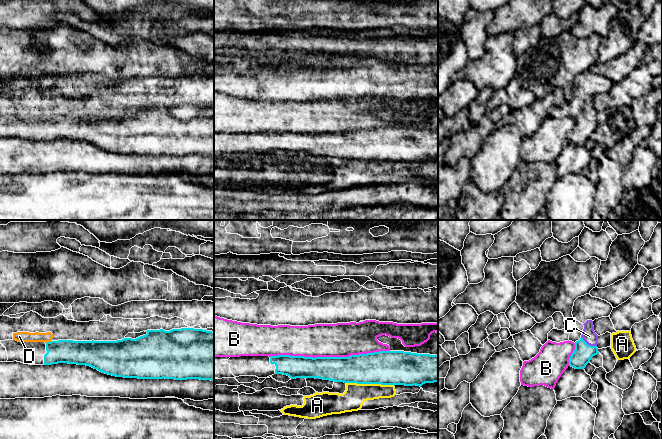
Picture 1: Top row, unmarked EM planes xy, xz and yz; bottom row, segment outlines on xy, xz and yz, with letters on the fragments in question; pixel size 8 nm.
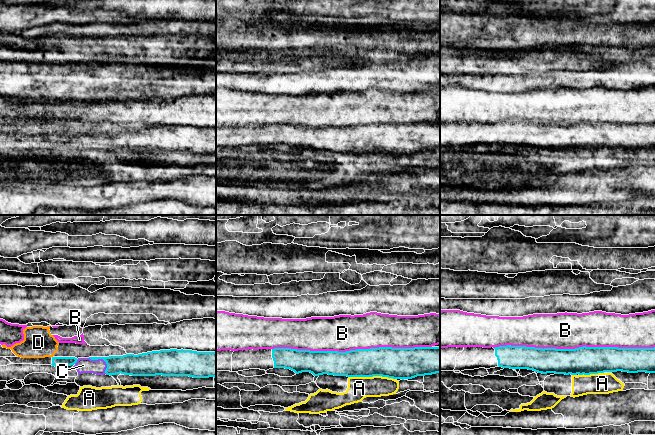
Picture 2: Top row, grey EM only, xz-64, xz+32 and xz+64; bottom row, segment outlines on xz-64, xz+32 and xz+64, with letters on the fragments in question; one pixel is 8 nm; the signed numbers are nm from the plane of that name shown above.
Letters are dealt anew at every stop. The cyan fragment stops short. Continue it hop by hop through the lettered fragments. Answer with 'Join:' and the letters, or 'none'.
Join: C

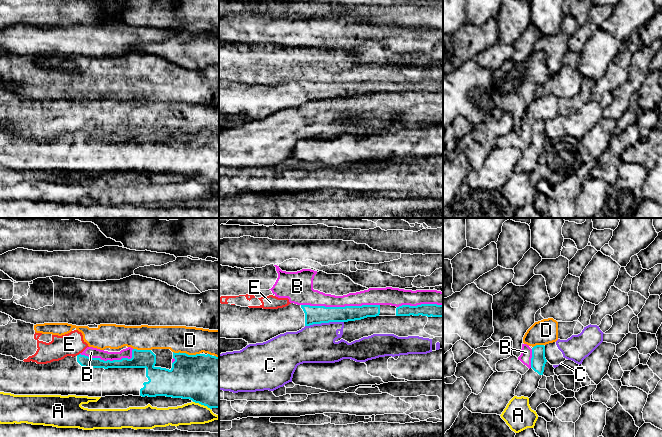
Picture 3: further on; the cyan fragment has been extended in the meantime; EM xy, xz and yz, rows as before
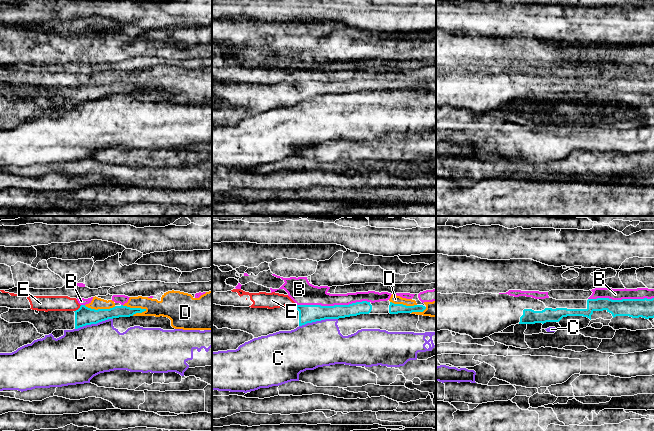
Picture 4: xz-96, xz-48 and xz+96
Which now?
Join: none

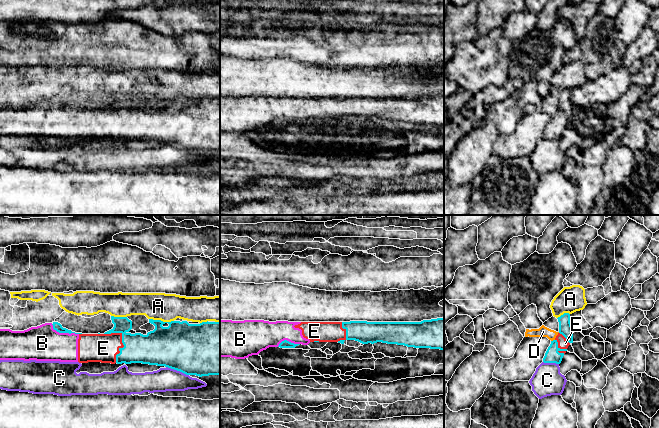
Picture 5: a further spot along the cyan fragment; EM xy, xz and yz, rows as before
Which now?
Join: B, E

